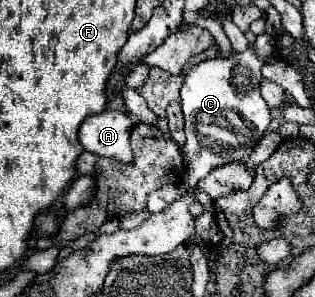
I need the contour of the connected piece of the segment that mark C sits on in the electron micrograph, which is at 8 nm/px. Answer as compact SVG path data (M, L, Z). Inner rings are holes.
M259 35L255 41L255 49L245 49L243 53L233 53L229 57L215 57L195 65L181 87L181 105L185 115L185 133L187 143L183 145L185 159L185 187L191 191L197 203L203 205L203 213L195 217L195 231L203 237L209 251L215 251L221 243L221 233L215 223L213 201L197 190L197 183L209 175L219 165L231 161L245 161L259 139L265 135L271 115L267 103L259 93L261 83L261 67L265 57L273 53L273 43L269 35Z

